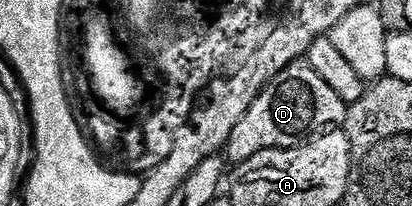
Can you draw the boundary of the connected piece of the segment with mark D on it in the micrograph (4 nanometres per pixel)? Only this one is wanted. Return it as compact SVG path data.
M306 62L291 64L267 81L267 85L257 94L253 106L249 106L241 122L237 122L225 149L226 163L234 166L243 164L258 152L295 148L332 126L346 125L348 107L321 79L317 70L310 68Z

